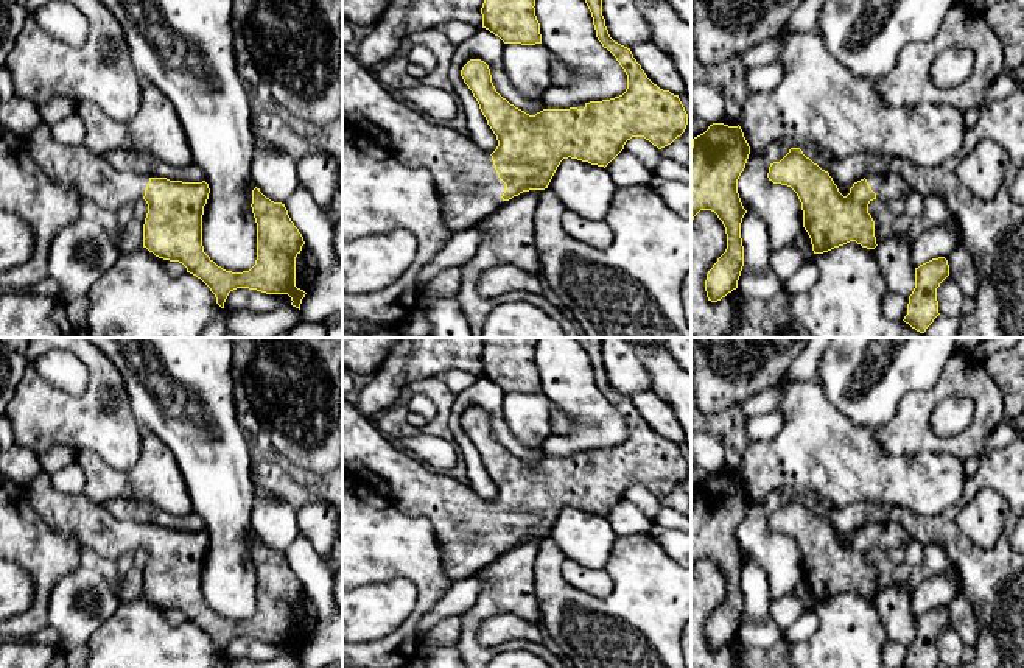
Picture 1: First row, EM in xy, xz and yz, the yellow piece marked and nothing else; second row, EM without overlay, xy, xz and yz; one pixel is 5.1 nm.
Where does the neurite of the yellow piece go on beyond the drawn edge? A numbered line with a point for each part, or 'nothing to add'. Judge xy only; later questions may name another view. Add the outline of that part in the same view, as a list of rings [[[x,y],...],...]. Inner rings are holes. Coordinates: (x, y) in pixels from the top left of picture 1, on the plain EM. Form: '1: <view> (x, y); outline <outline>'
1: xy (92, 525); outline [[[40,472],[26,487],[28,498],[40,519],[56,533],[75,537],[82,550],[103,559],[118,559],[145,545],[151,525],[115,519],[104,505],[84,494],[64,494],[53,487],[50,473]]]

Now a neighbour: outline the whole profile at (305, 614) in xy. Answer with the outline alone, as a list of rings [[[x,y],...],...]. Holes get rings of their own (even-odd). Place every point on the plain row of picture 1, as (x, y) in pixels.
[[[307,593],[296,606],[296,635],[308,642],[317,626],[317,614]]]

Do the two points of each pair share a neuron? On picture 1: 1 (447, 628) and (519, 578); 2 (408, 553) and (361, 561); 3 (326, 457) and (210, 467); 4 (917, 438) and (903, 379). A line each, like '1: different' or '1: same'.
1: different
2: same
3: different
4: different

